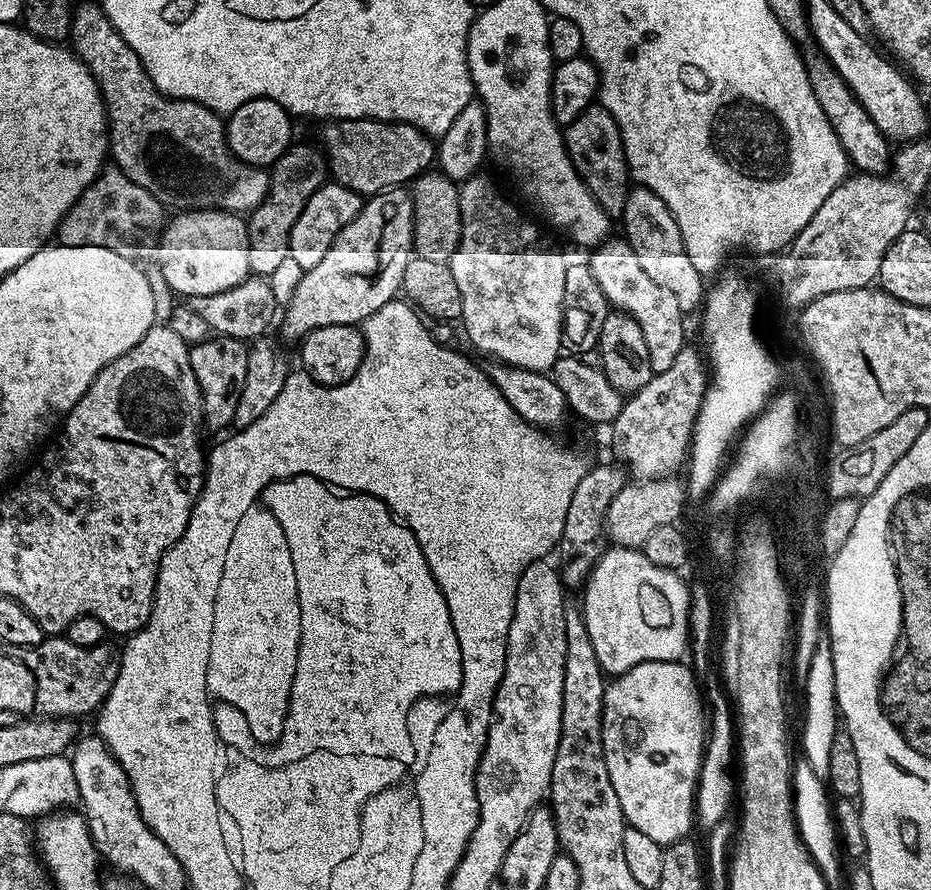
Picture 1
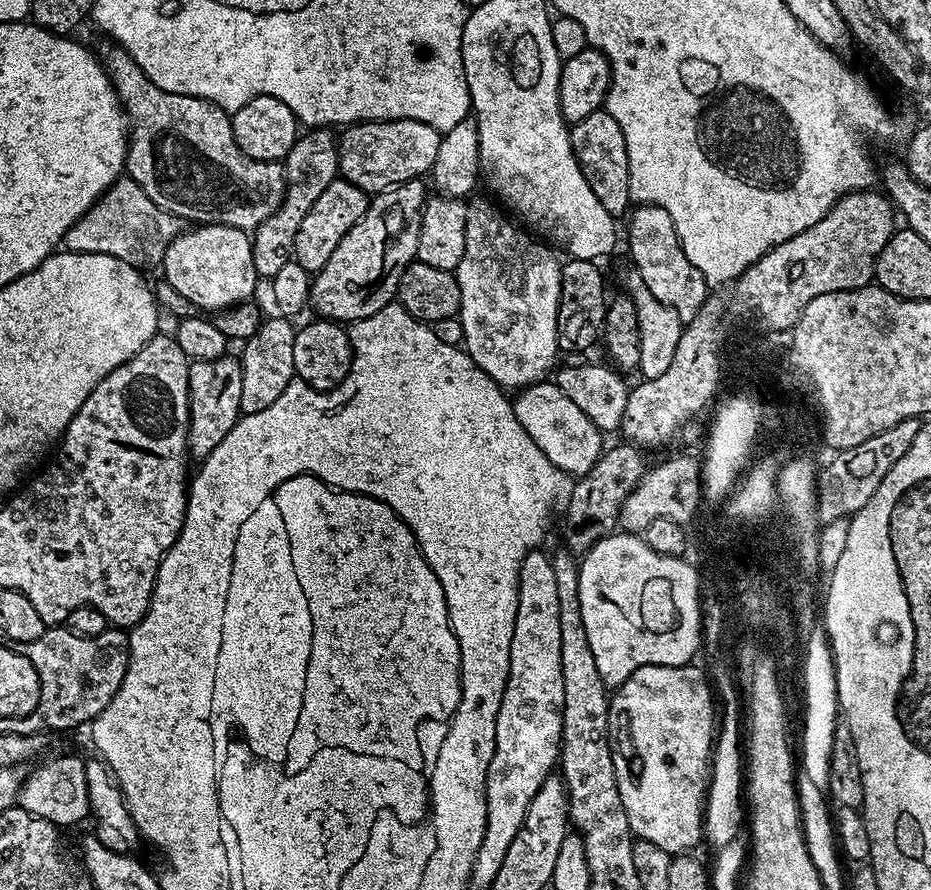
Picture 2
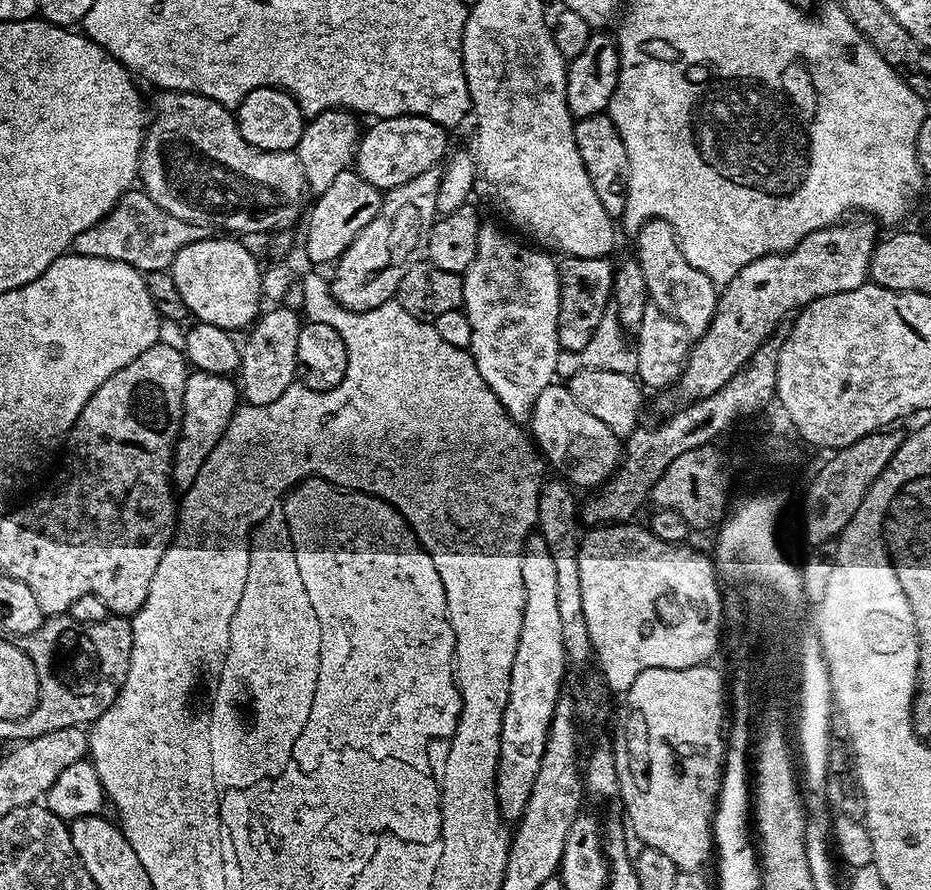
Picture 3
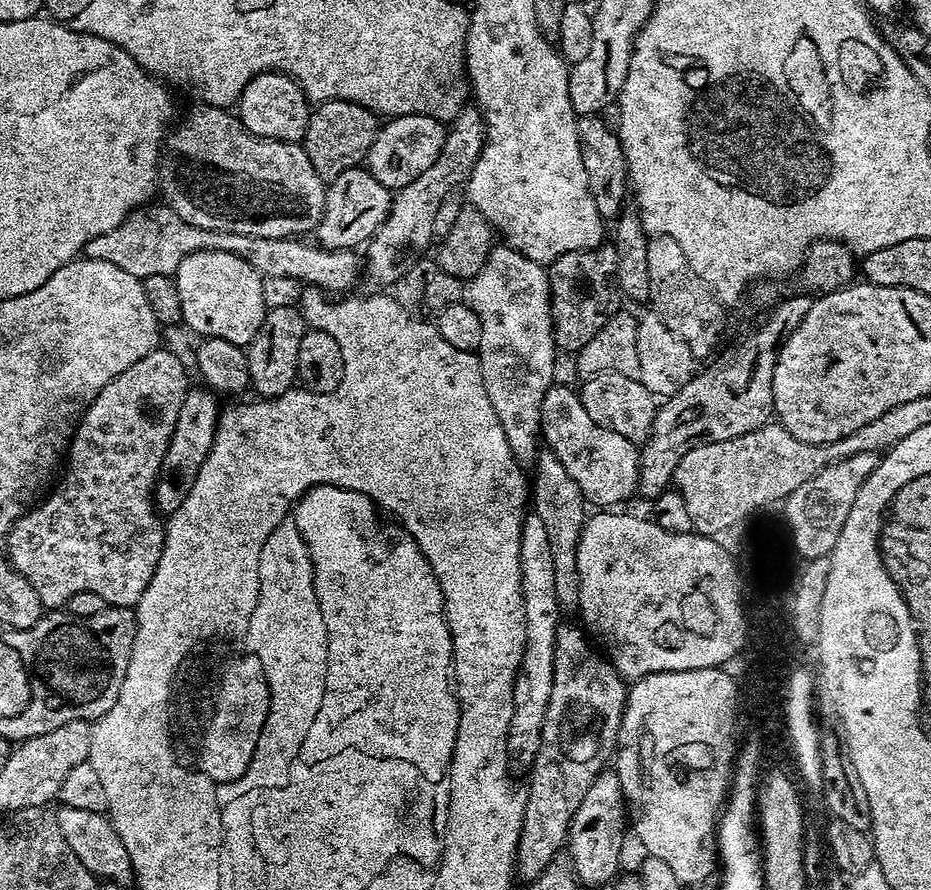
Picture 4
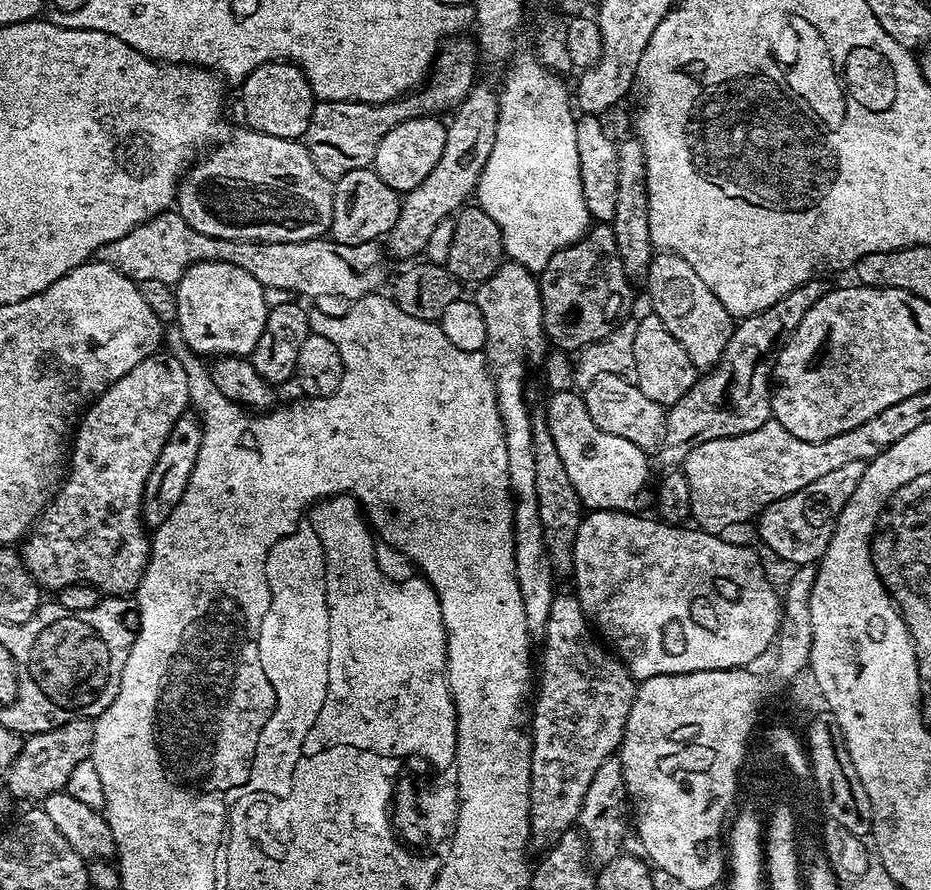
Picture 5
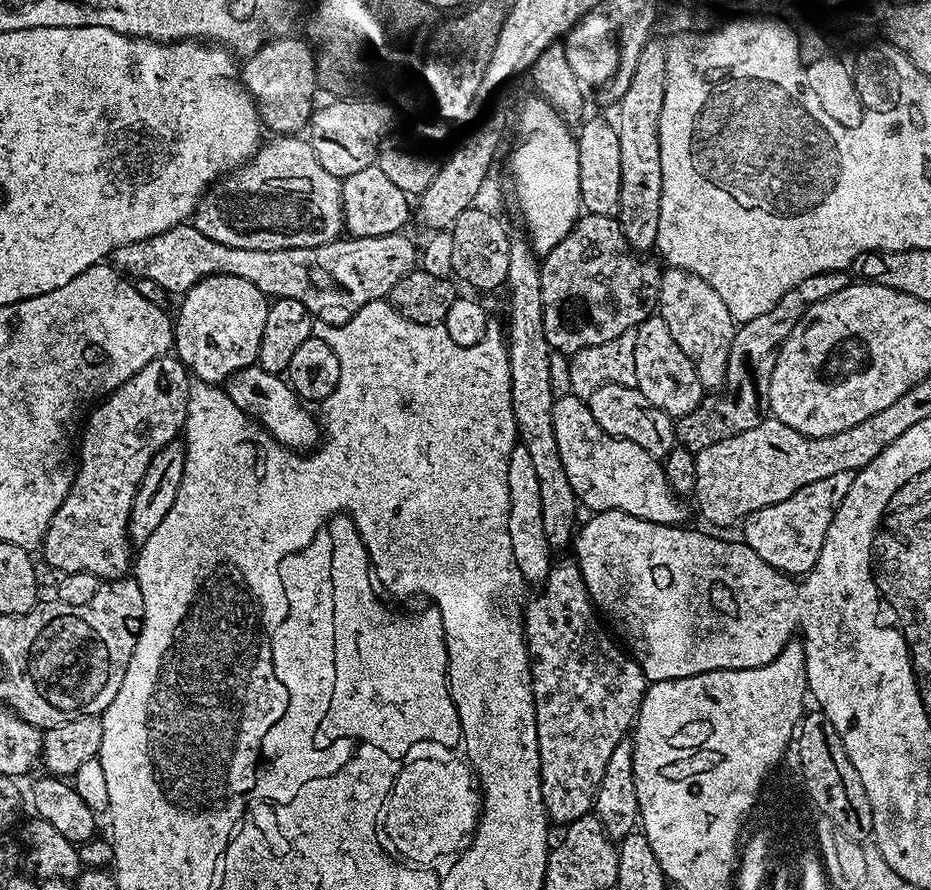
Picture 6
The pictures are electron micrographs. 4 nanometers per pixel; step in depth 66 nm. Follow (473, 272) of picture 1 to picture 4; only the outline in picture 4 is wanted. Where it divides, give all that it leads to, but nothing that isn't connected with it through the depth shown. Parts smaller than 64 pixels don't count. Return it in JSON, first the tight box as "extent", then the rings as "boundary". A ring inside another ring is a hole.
{"extent":[466,247,558,469],"boundary":[[[493,247],[482,270],[478,270],[476,277],[467,285],[466,300],[471,304],[474,314],[478,314],[478,322],[482,326],[478,359],[486,394],[490,394],[490,406],[494,406],[494,414],[498,414],[498,422],[502,422],[502,434],[506,434],[506,442],[514,458],[521,468],[531,469],[542,447],[540,407],[554,384],[554,360],[558,351],[552,333],[552,303],[545,265],[526,258],[513,248]]]}

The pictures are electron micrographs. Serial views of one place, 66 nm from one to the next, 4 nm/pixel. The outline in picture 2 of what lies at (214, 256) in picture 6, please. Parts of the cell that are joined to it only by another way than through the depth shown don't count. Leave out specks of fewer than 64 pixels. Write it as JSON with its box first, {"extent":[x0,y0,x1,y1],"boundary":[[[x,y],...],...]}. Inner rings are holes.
{"extent":[62,174,185,270],"boundary":[[[124,174],[96,199],[94,206],[90,206],[90,210],[86,210],[86,214],[82,214],[82,218],[70,230],[66,230],[62,244],[70,252],[110,254],[114,258],[126,262],[131,268],[145,270],[144,268],[152,268],[155,264],[157,267],[163,261],[170,242],[175,236],[185,231],[185,228],[185,221],[166,210],[162,210],[162,206],[153,202],[146,194],[146,190],[142,190],[142,186],[138,186],[129,176]]]}

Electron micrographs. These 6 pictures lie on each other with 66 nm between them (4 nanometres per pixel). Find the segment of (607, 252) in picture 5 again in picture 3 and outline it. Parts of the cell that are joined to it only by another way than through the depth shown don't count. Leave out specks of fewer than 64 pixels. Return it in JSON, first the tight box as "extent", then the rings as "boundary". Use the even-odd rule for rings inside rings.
{"extent":[558,256,614,352],"boundary":[[[566,256],[559,261],[560,305],[558,306],[558,342],[561,349],[581,352],[590,341],[591,335],[602,319],[603,311],[612,300],[612,273],[614,264],[611,259],[578,258]]]}

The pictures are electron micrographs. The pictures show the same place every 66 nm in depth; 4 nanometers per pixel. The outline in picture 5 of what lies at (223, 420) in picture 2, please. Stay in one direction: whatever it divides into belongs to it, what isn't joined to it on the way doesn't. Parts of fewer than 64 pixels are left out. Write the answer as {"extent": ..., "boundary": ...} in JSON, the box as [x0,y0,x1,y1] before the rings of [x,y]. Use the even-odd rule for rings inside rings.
{"extent":[140,410,202,530],"boundary":[[[186,410],[174,422],[170,434],[166,438],[166,446],[162,446],[162,454],[158,454],[158,462],[154,462],[154,470],[150,470],[150,478],[146,478],[146,486],[140,503],[140,518],[149,529],[155,530],[170,518],[174,506],[182,502],[182,494],[186,494],[186,486],[190,482],[190,474],[194,474],[194,462],[198,462],[198,450],[202,450],[202,430],[199,415],[195,411]]]}

